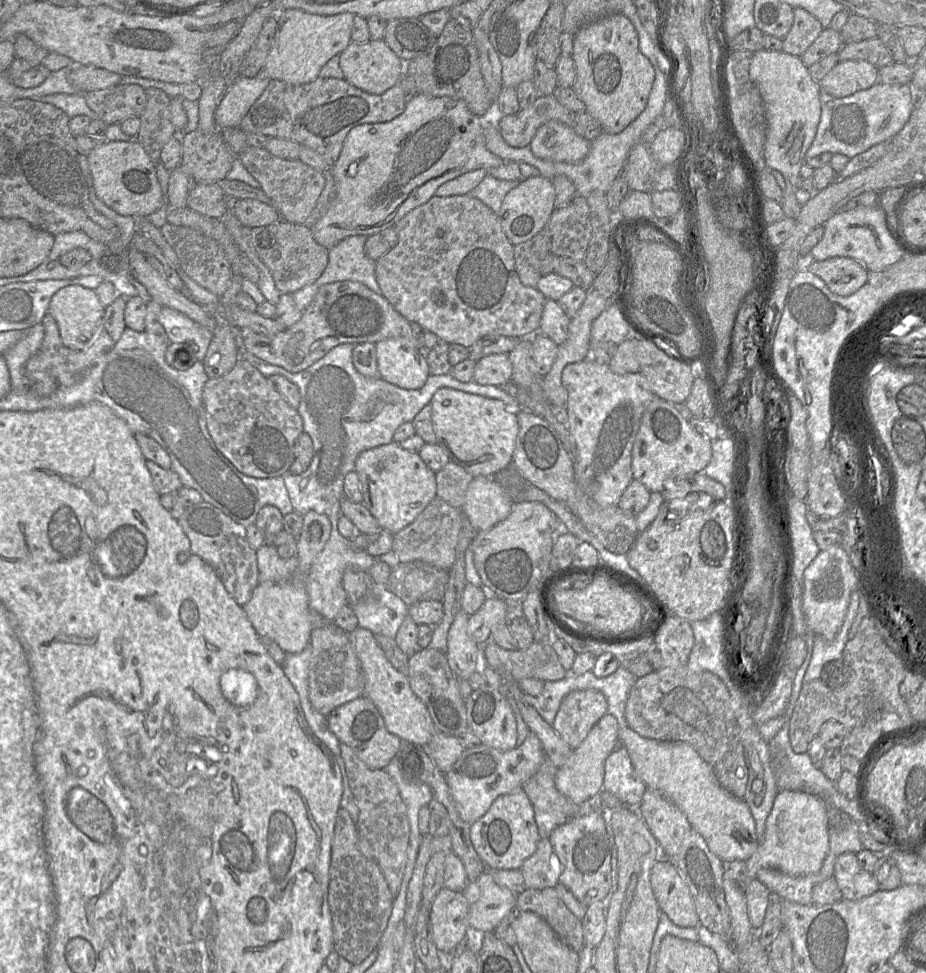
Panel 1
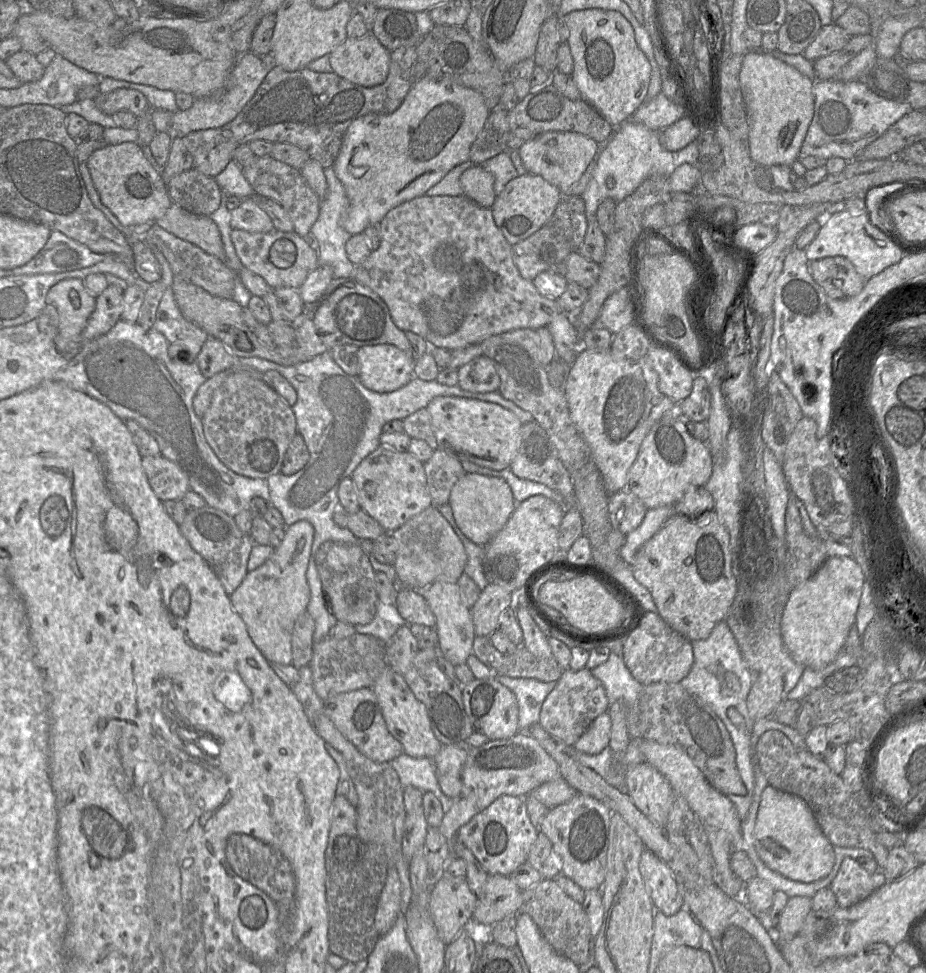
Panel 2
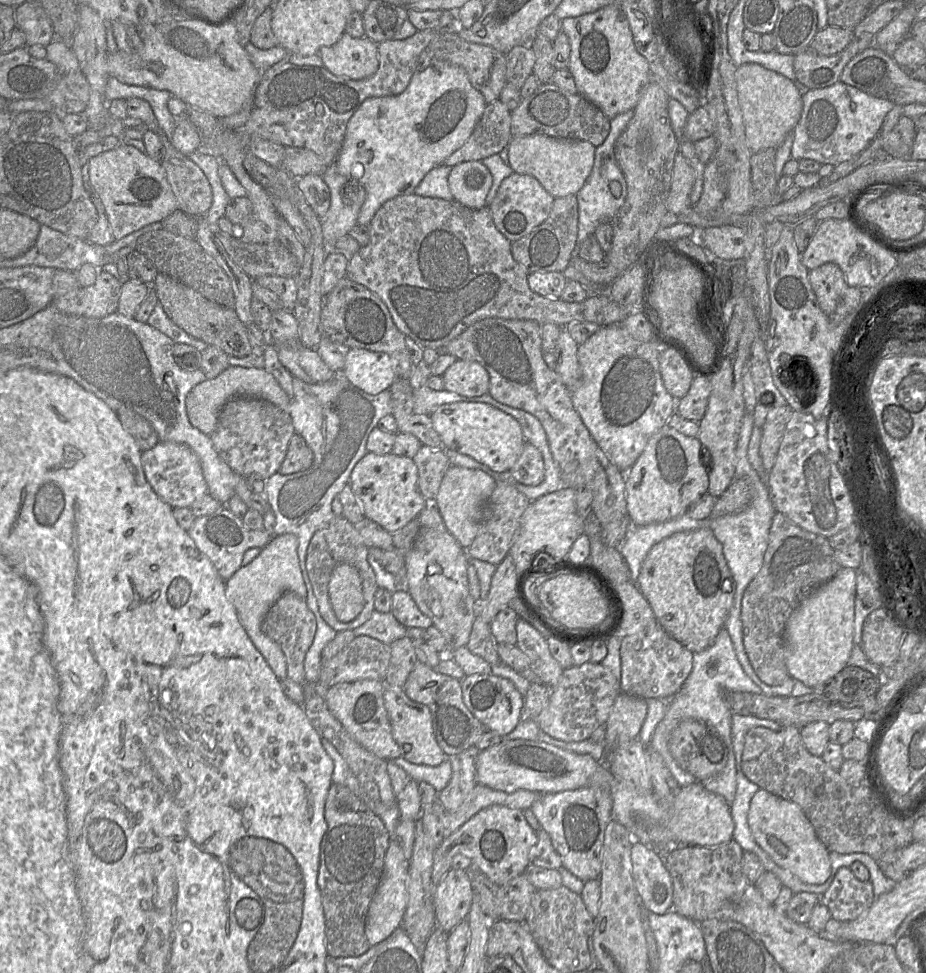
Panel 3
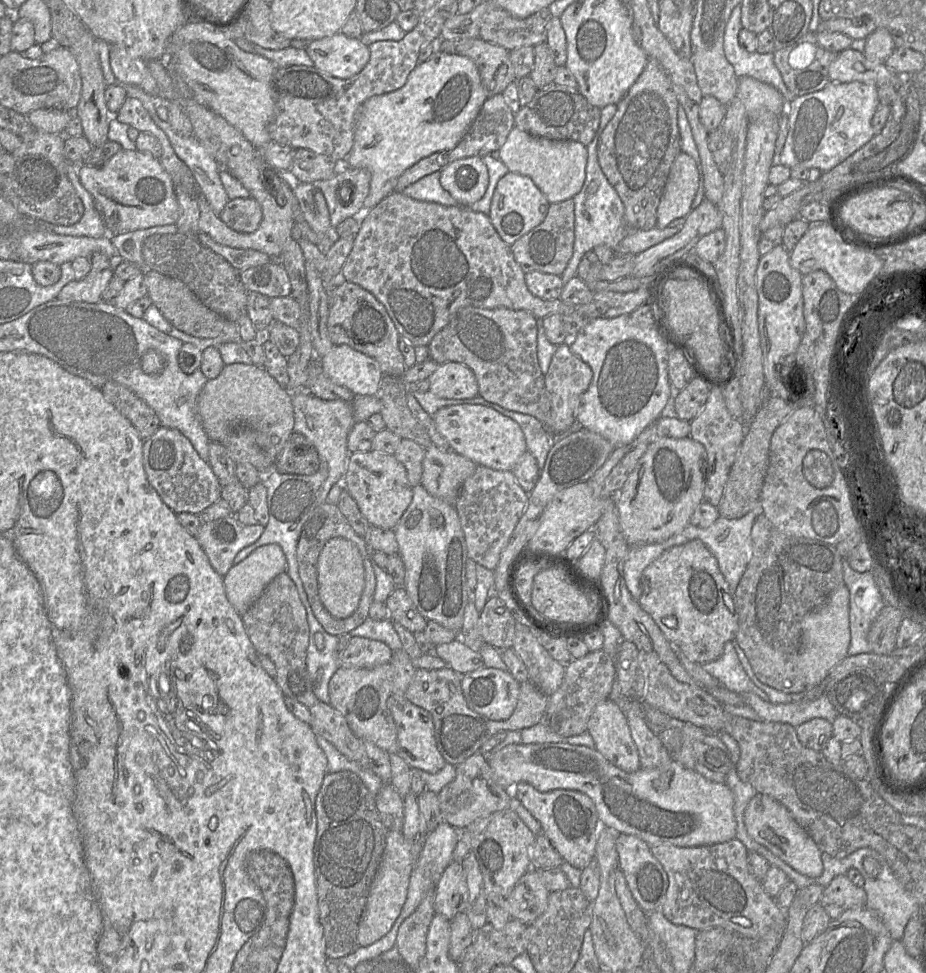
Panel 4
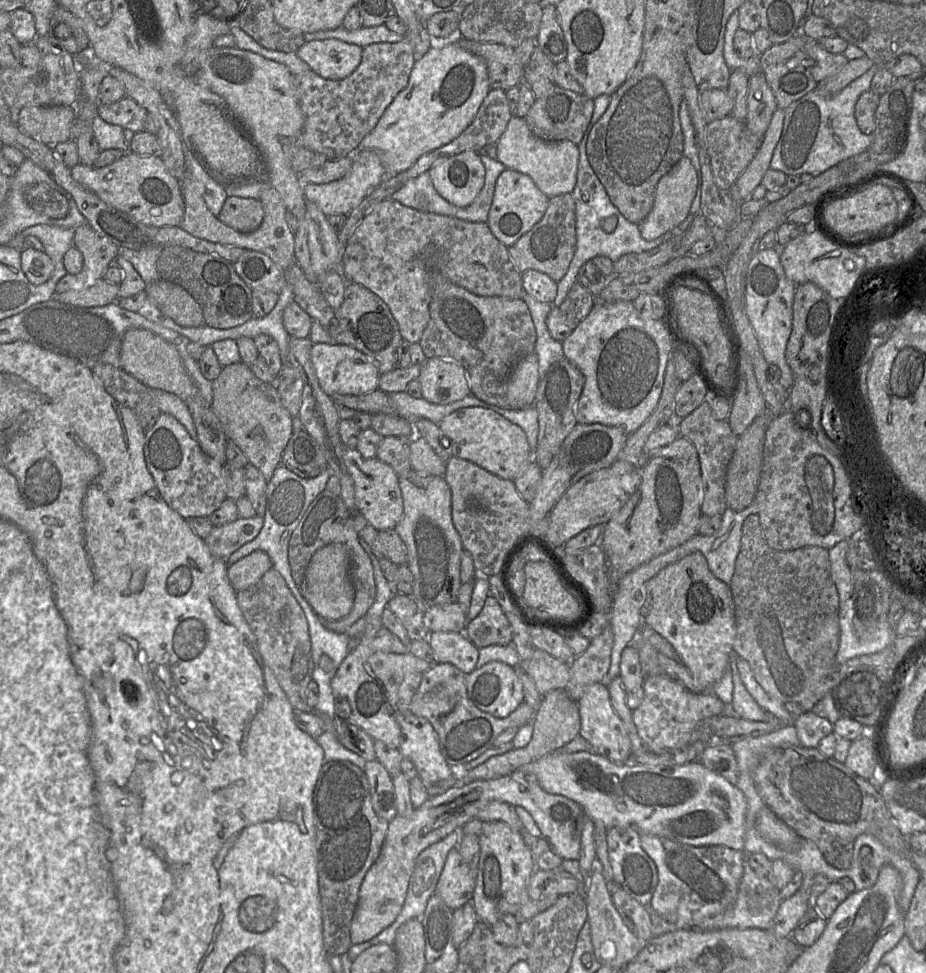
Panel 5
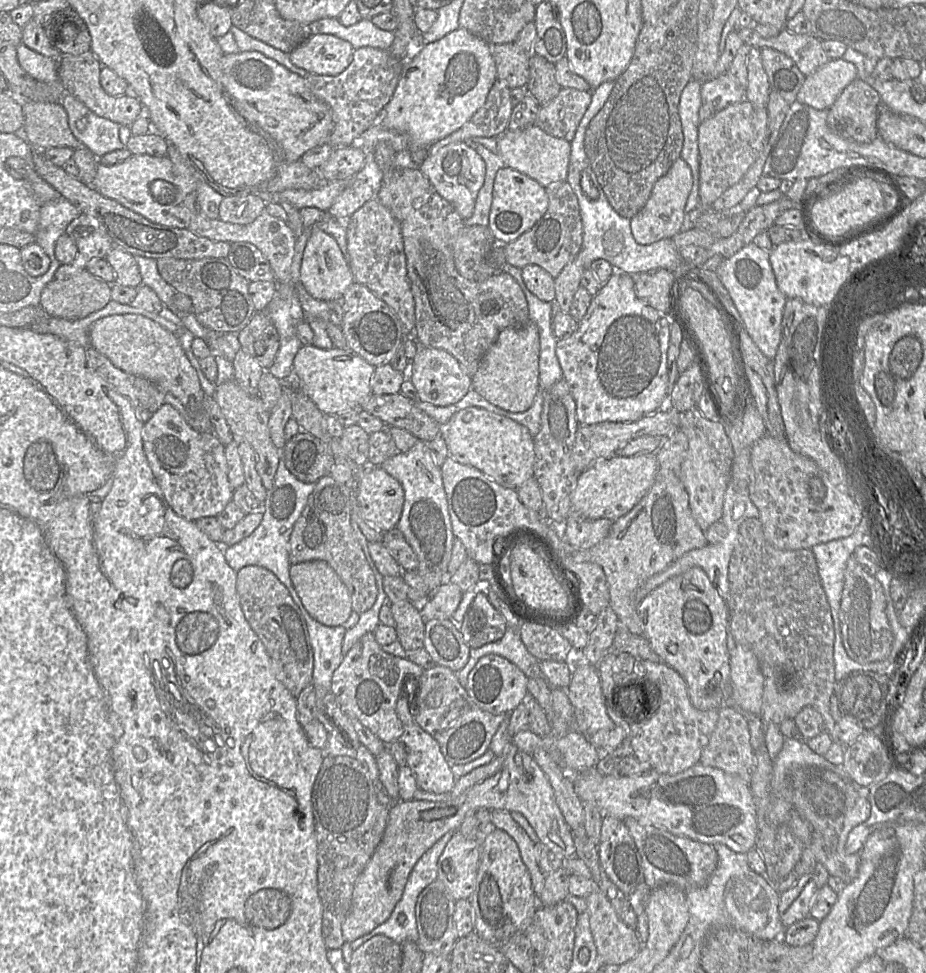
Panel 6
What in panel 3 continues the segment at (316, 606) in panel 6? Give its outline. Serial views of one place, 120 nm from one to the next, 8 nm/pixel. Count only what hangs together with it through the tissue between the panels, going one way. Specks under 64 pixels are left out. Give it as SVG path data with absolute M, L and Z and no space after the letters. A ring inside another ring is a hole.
M346 563L337 564L328 584L328 595L339 621L354 620L364 606L362 580L357 569Z

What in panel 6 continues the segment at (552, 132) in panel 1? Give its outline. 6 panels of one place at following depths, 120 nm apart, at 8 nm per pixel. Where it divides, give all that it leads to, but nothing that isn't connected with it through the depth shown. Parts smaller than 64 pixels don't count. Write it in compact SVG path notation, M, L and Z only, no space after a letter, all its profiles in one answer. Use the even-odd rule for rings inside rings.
M532 125L522 130L506 130L497 138L497 154L505 167L515 169L537 181L543 187L566 181L570 158L570 142L548 135L538 126Z

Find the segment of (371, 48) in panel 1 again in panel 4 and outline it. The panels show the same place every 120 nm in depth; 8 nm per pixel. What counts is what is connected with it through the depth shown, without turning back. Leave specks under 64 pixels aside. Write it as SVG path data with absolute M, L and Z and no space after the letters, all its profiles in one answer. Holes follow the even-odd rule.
M342 31L311 41L305 50L314 62L314 67L340 79L358 74L370 58L369 46L359 38L347 37Z

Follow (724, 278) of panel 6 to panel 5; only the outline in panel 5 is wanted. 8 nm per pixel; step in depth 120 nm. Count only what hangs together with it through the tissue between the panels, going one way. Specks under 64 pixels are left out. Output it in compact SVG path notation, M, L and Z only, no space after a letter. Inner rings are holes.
M779 248L762 250L755 254L745 278L746 313L765 360L779 368L780 382L786 389L790 389L793 385L793 374L786 362L785 351L792 331L792 306L796 286L785 275Z

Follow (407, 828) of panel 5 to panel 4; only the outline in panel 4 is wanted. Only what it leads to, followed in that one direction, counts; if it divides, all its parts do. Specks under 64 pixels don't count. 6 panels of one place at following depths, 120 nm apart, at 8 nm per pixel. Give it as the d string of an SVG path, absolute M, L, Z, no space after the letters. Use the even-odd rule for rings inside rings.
M518 783L510 790L518 800L539 821L542 833L562 856L564 861L583 870L595 858L600 820L592 799L575 790L555 789L540 792L528 783ZM388 831L382 858L370 885L365 908L359 921L357 942L360 946L373 944L391 930L406 900L414 863L410 845L402 832Z

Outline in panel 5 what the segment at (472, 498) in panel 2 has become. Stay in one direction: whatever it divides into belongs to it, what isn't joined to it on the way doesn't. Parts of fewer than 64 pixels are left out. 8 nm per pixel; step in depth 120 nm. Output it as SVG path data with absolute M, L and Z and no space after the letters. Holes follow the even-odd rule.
M414 436L410 441L412 470L423 476L444 476L446 462L433 451L425 439Z

